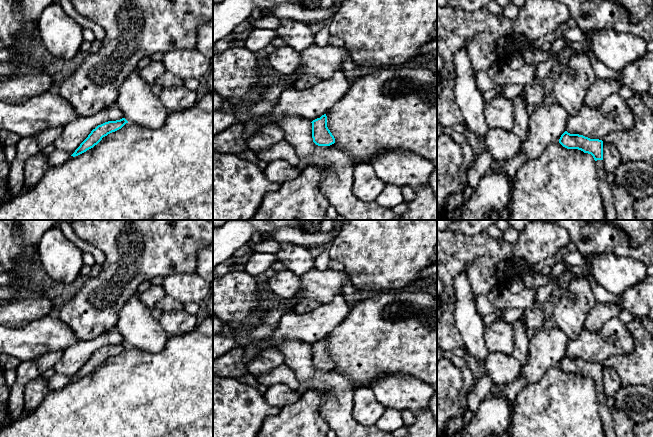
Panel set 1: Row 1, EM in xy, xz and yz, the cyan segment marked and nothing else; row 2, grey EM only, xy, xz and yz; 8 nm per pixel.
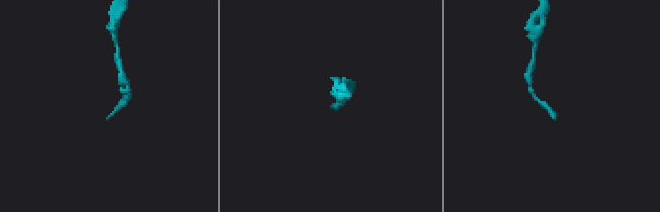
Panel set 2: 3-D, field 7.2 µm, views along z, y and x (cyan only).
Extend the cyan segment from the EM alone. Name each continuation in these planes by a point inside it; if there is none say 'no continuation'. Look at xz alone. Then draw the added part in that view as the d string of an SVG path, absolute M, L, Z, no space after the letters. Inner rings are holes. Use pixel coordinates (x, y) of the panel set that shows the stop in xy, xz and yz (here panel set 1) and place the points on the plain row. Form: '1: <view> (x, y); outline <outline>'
no continuation

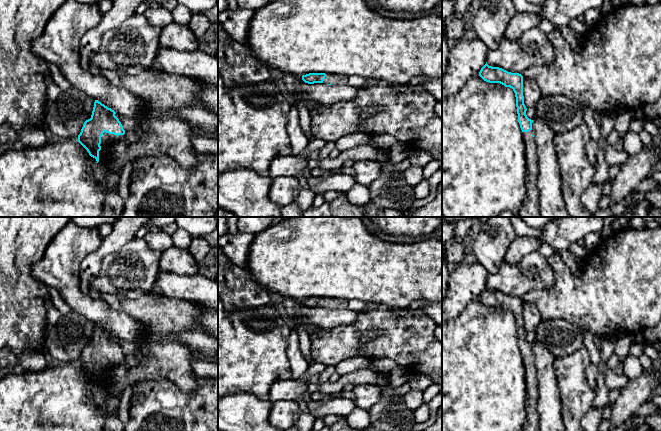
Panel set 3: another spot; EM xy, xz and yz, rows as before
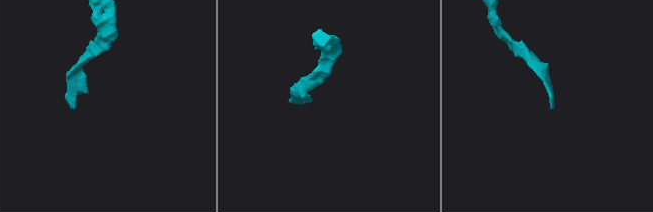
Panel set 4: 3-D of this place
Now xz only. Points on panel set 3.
1: xz (334, 303); outline M326 298L323 307L333 309L345 309L347 308L347 301L337 298Z

